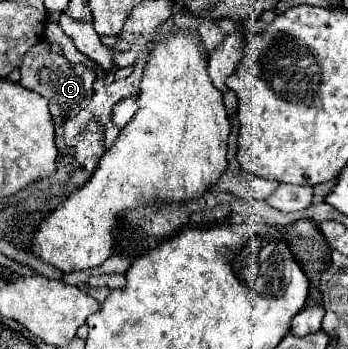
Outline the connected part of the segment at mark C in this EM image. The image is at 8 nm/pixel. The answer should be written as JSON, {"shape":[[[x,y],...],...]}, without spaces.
{"shape":[[[41,41],[37,43],[35,47],[31,47],[19,67],[21,71],[21,79],[19,83],[25,87],[25,89],[31,89],[43,97],[47,97],[49,101],[49,111],[53,117],[61,117],[61,119],[67,119],[75,113],[79,113],[81,109],[85,109],[91,101],[91,95],[93,95],[93,81],[95,81],[95,73],[85,67],[85,65],[75,65],[71,67],[71,63],[59,55],[59,53],[53,53],[49,49],[49,43]]]}

